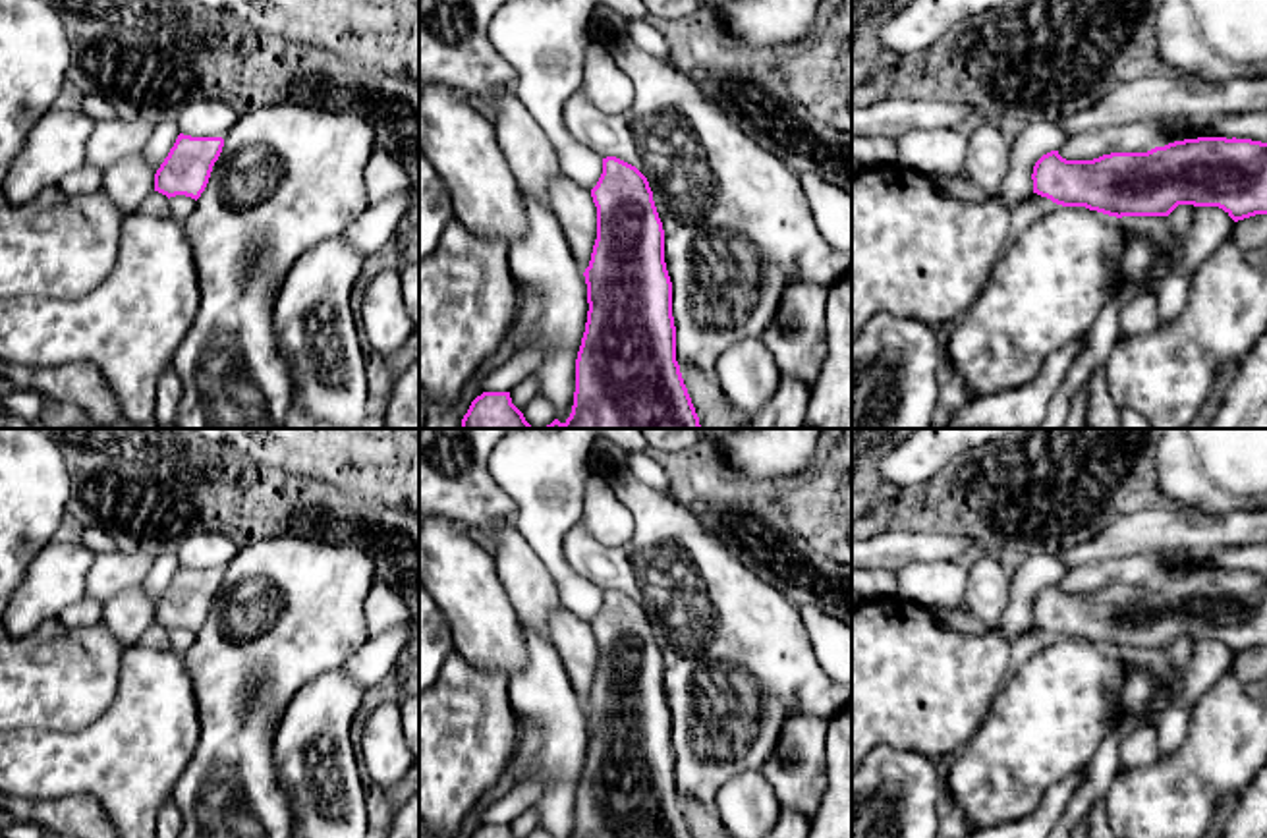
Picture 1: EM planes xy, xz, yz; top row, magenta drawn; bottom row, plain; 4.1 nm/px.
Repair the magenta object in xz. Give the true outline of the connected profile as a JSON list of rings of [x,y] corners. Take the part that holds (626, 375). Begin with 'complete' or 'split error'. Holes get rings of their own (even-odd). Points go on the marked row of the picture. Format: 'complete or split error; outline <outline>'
complete; outline [[[606,156],[591,189],[597,239],[589,266],[587,322],[576,359],[570,417],[541,429],[701,429],[676,361],[672,282],[664,263],[664,230],[647,178],[632,164]]]

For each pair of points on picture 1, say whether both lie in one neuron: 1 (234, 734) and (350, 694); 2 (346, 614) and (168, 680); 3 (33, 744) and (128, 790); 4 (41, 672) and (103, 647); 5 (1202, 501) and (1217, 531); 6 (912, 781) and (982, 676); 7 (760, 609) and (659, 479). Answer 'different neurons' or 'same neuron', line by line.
1: different neurons
2: different neurons
3: same neuron
4: same neuron
5: different neurons
6: different neurons
7: different neurons

